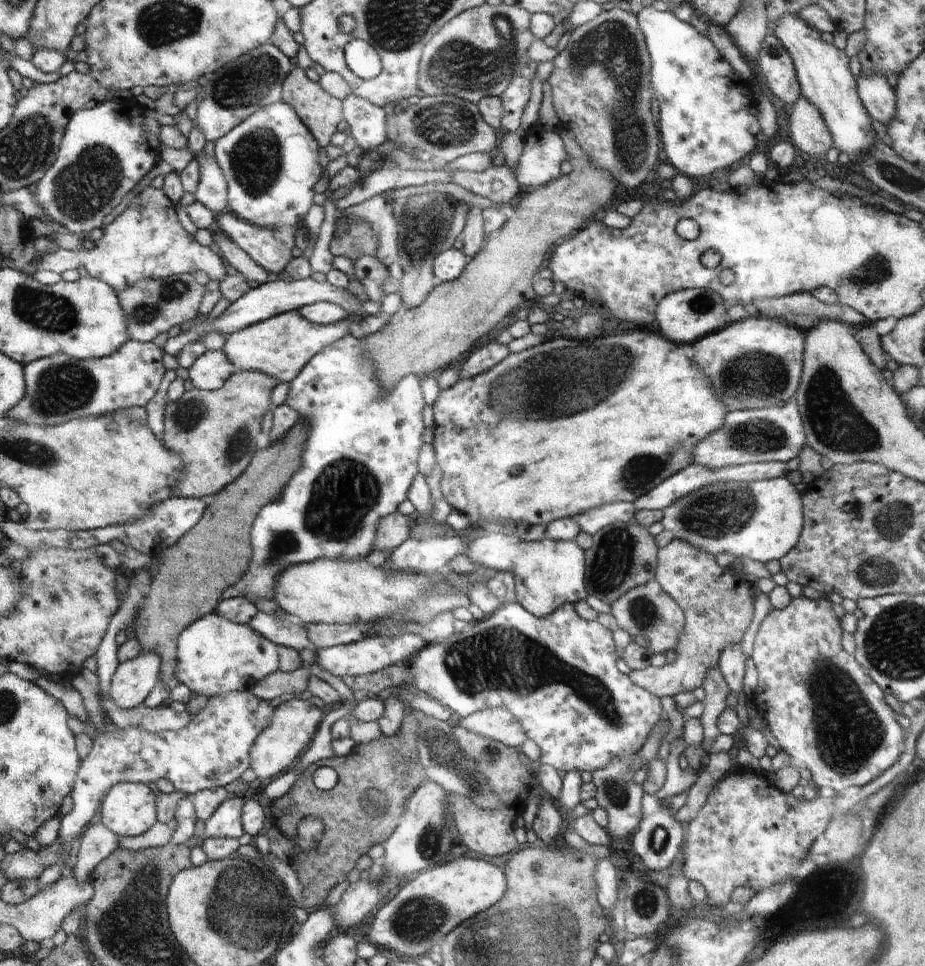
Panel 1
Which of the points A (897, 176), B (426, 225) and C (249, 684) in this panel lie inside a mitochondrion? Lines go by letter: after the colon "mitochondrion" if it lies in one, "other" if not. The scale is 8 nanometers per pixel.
A: mitochondrion
B: mitochondrion
C: other

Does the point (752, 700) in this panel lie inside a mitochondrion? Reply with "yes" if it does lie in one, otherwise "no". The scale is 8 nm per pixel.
no

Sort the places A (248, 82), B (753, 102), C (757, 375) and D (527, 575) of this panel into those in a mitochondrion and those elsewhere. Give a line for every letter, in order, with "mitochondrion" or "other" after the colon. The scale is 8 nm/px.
A: mitochondrion
B: other
C: mitochondrion
D: other

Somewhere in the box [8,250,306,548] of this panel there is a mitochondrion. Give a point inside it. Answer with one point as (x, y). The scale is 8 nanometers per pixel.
(61, 388)

